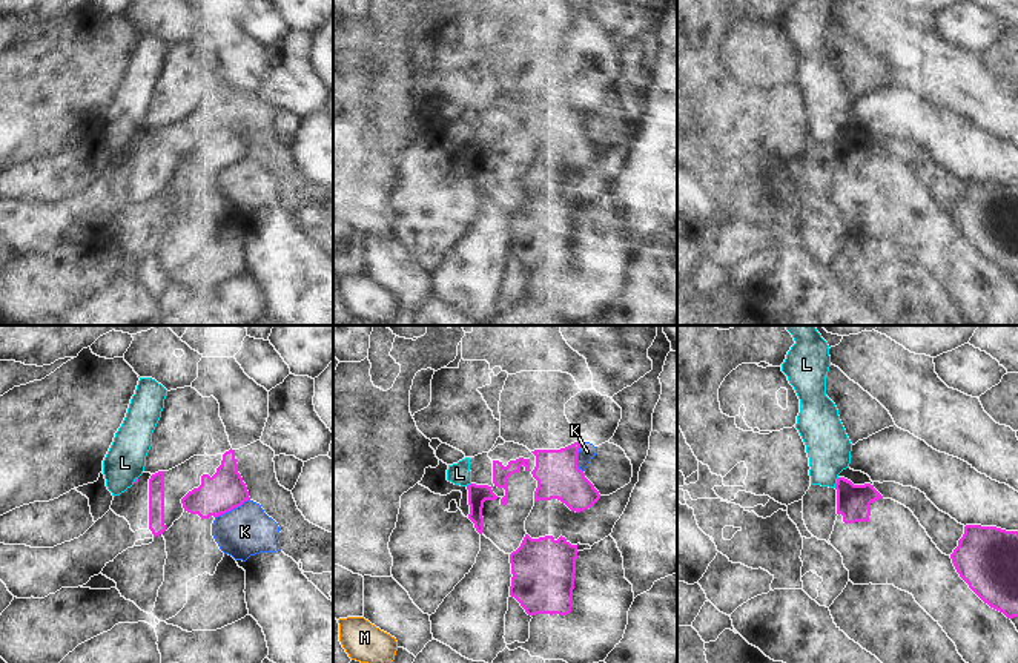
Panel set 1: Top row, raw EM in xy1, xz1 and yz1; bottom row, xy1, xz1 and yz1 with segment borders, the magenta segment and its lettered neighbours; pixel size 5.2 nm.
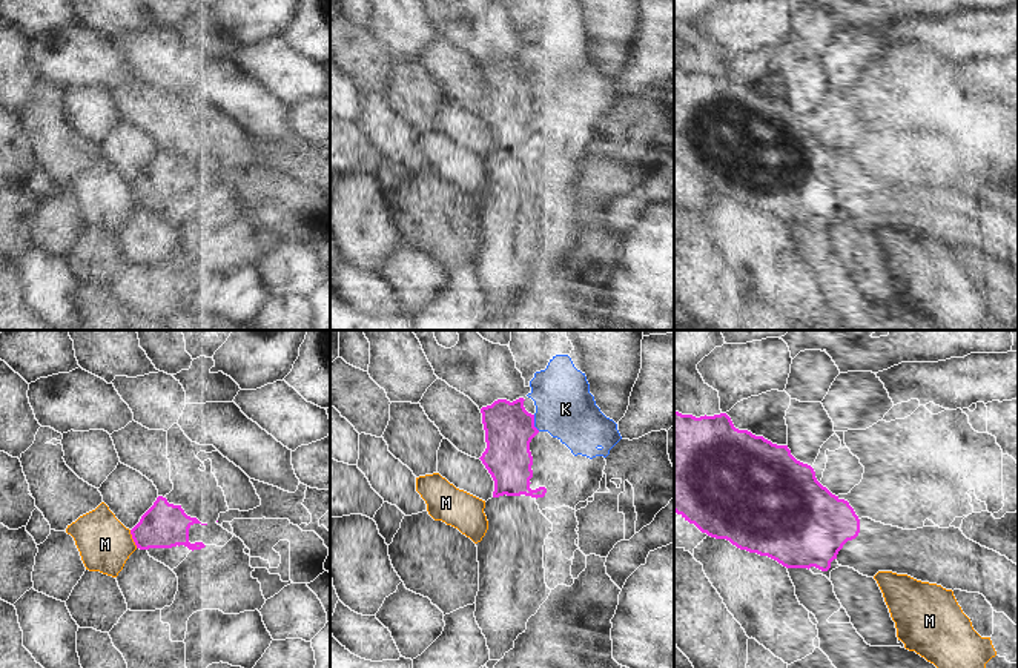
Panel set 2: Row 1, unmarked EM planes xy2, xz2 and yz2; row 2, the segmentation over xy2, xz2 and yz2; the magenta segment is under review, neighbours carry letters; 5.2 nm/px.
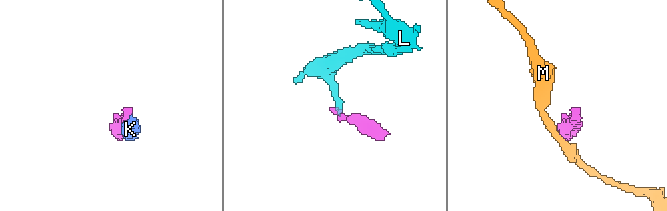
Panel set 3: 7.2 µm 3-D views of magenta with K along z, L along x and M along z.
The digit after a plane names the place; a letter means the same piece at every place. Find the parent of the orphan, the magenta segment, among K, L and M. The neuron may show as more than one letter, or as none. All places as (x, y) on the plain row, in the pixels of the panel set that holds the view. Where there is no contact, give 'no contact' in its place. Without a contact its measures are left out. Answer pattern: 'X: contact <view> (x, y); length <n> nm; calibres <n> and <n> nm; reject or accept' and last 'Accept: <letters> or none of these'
K: contact xy1 (232, 164); length 220 nm; calibres 200 and 260 nm; reject
L: contact yz1 (837, 138); length 60 nm; calibres 180 and 240 nm; reject
M: contact xy2 (134, 195); length 100 nm; calibres 240 and 280 nm; reject
Accept: none of these

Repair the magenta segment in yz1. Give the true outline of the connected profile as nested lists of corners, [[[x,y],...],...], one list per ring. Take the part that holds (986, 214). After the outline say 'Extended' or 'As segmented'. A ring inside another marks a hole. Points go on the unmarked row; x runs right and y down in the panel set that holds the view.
[[[966,181],[950,215],[984,259],[1010,276],[1018,273],[1018,187]]]. As segmented

